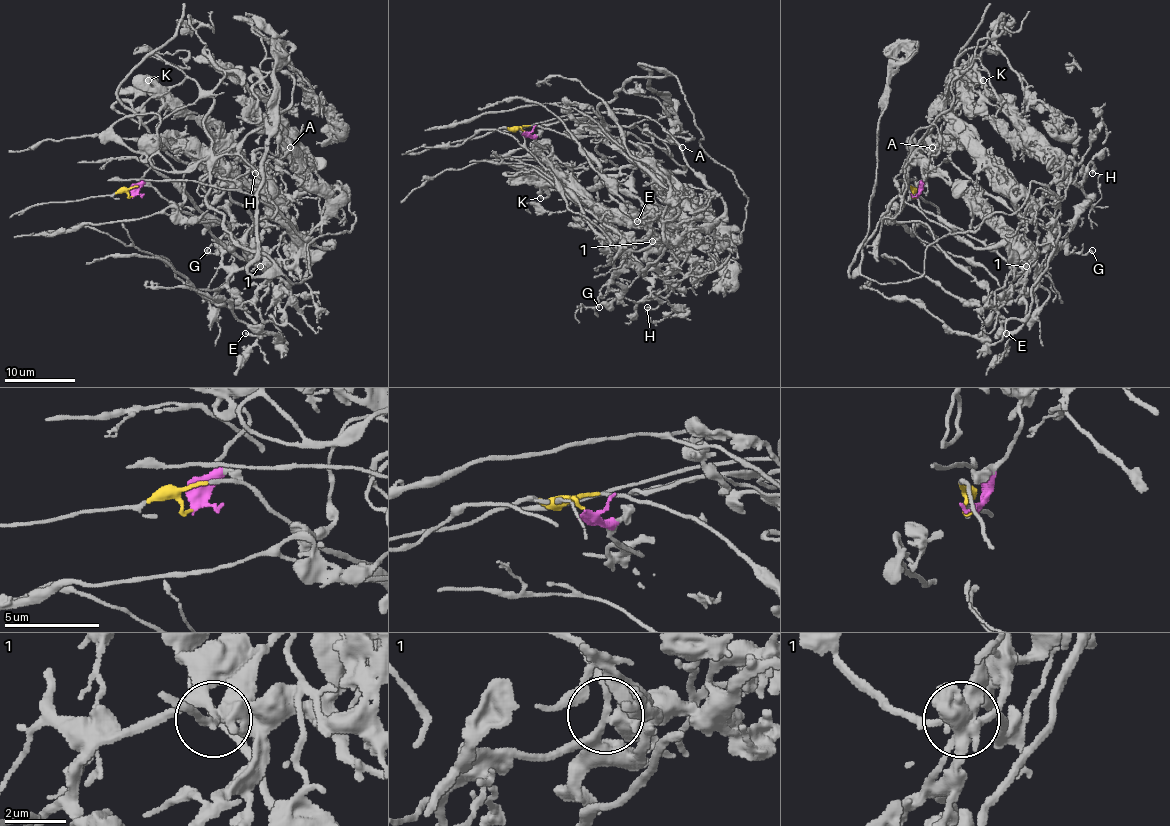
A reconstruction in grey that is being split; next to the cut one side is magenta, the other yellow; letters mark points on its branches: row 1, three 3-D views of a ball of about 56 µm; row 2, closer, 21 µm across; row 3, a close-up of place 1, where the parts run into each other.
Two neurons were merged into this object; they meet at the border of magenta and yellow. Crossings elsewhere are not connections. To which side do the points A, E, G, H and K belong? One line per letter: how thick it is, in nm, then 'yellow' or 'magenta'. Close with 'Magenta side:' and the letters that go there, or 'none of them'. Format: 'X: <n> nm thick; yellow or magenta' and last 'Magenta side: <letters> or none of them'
A: 190 nm thick; magenta
E: 180 nm thick; yellow
G: 170 nm thick; yellow
H: 360 nm thick; magenta
K: 220 nm thick; magenta
Magenta side: A, H, K

